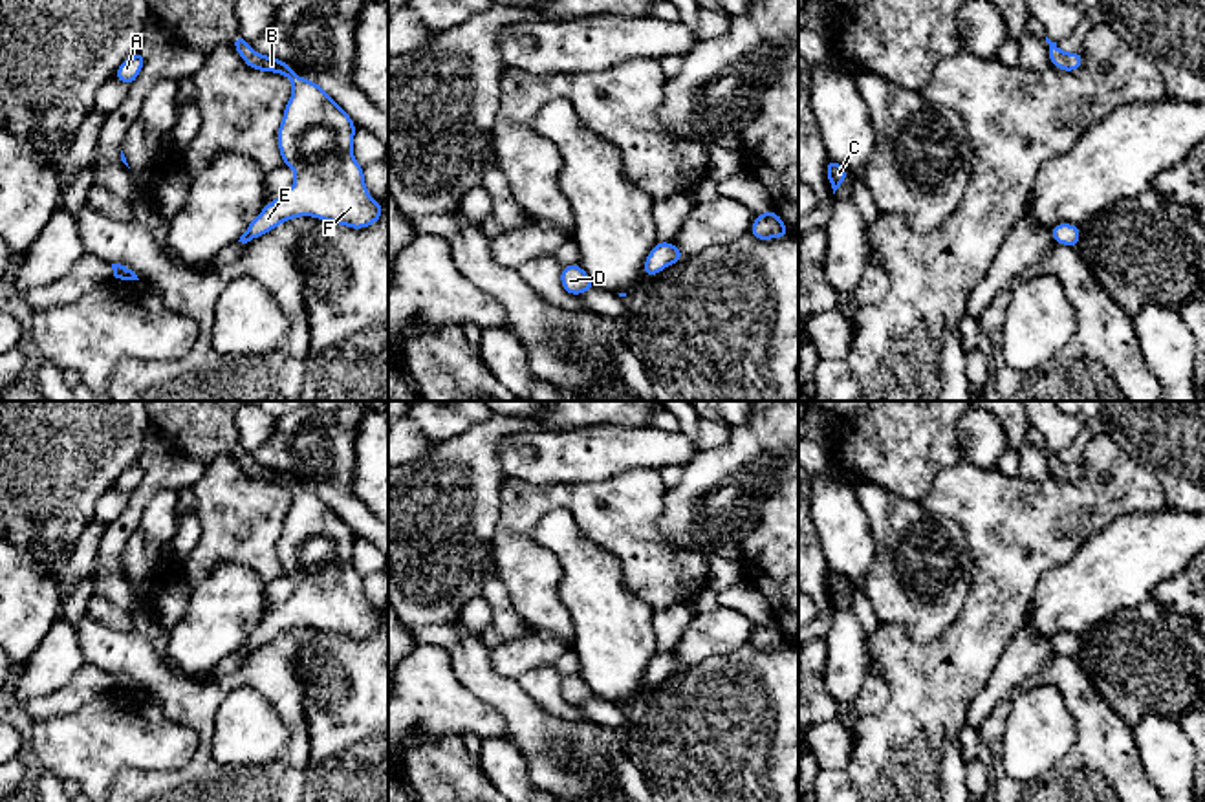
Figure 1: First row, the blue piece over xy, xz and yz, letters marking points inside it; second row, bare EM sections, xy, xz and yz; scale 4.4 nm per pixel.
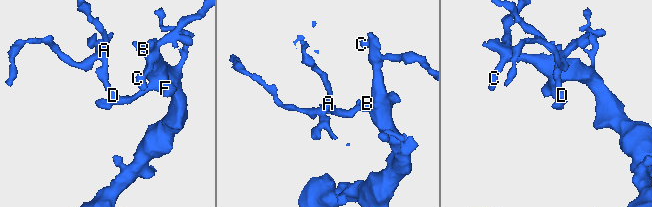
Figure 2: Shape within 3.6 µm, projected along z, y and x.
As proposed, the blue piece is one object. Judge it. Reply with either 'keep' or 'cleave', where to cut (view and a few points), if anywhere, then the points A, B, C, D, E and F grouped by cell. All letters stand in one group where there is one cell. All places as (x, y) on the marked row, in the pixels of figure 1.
keep; no cut; A B C D E F

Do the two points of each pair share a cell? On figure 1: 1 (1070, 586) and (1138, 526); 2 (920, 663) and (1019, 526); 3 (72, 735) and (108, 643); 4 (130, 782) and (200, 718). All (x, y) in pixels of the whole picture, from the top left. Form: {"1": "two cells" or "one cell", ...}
{"1": "one cell", "2": "one cell", "3": "two cells", "4": "one cell"}

